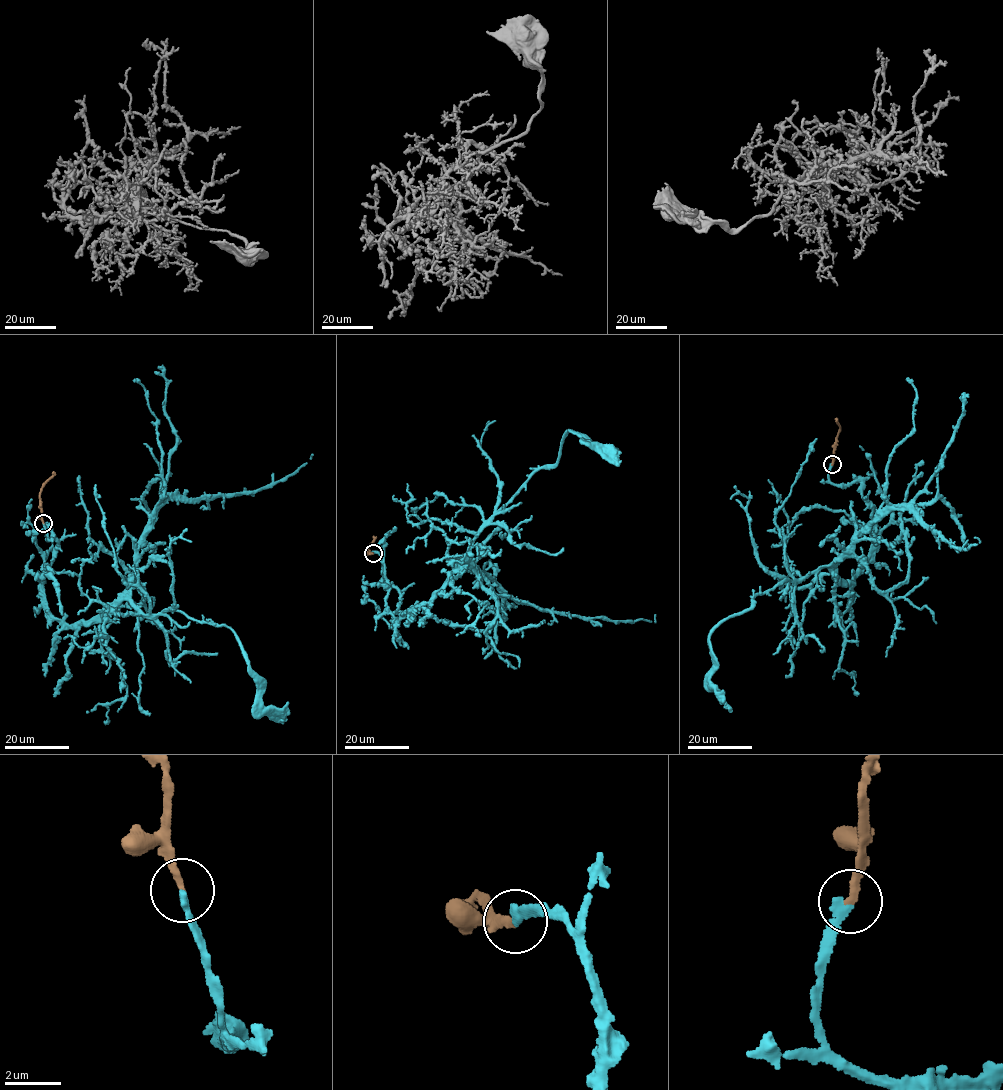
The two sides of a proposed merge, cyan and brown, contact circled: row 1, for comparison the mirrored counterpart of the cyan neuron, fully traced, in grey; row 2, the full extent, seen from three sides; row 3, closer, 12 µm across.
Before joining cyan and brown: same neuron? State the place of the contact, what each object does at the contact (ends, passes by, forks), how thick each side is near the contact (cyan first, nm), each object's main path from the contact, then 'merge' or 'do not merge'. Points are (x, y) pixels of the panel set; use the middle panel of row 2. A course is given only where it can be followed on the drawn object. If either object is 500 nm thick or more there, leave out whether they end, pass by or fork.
(373, 553) | cyan ends | brown ends | 320/240 nm | cyan via (372, 553), (398, 591), (396, 621), (464, 563), (512, 598), (568, 615), (654, 621), (655, 614) | brown via (372, 553), (365, 548), (373, 536) | merge

